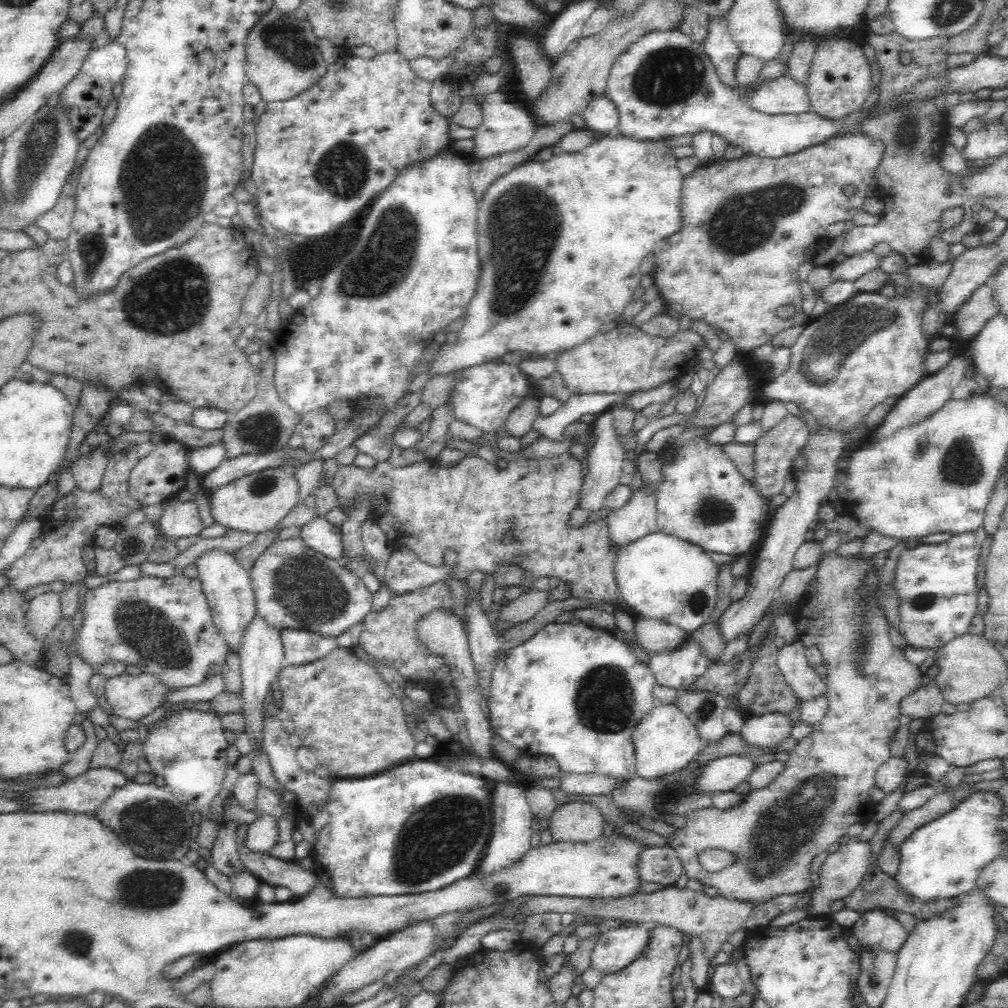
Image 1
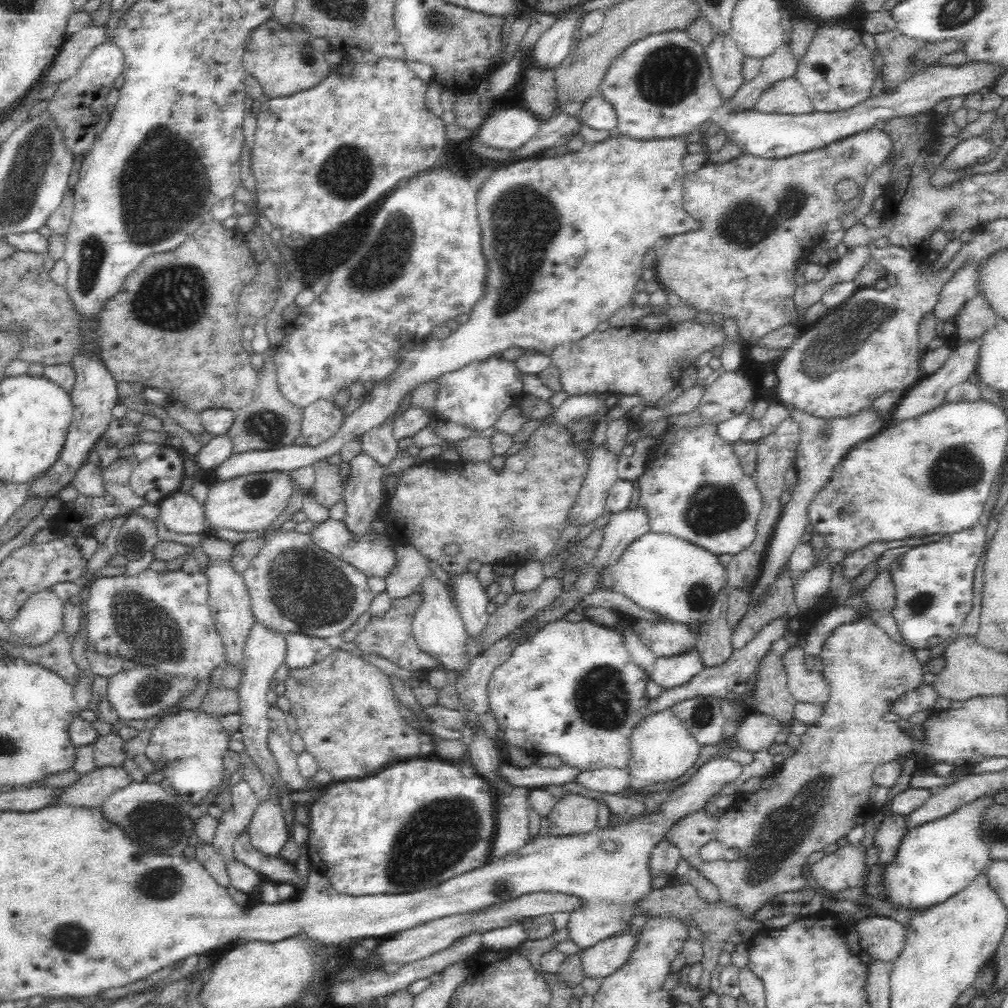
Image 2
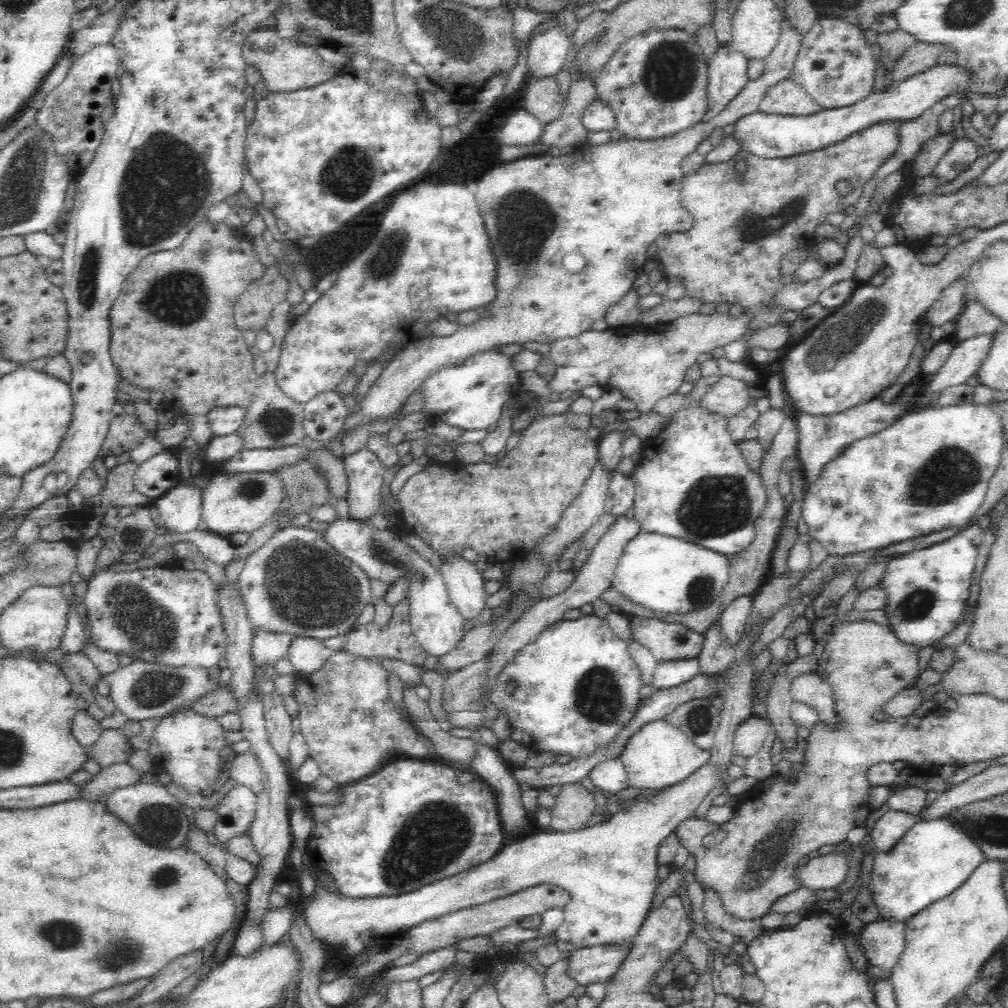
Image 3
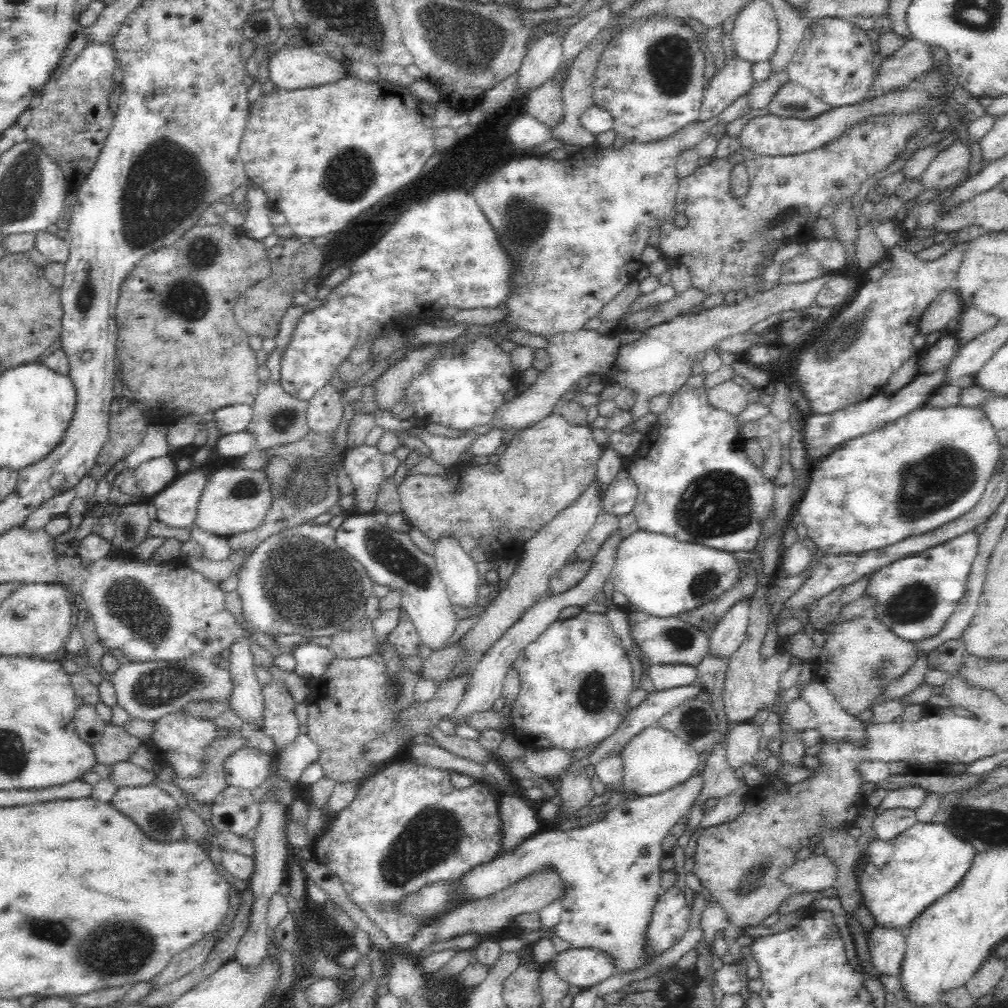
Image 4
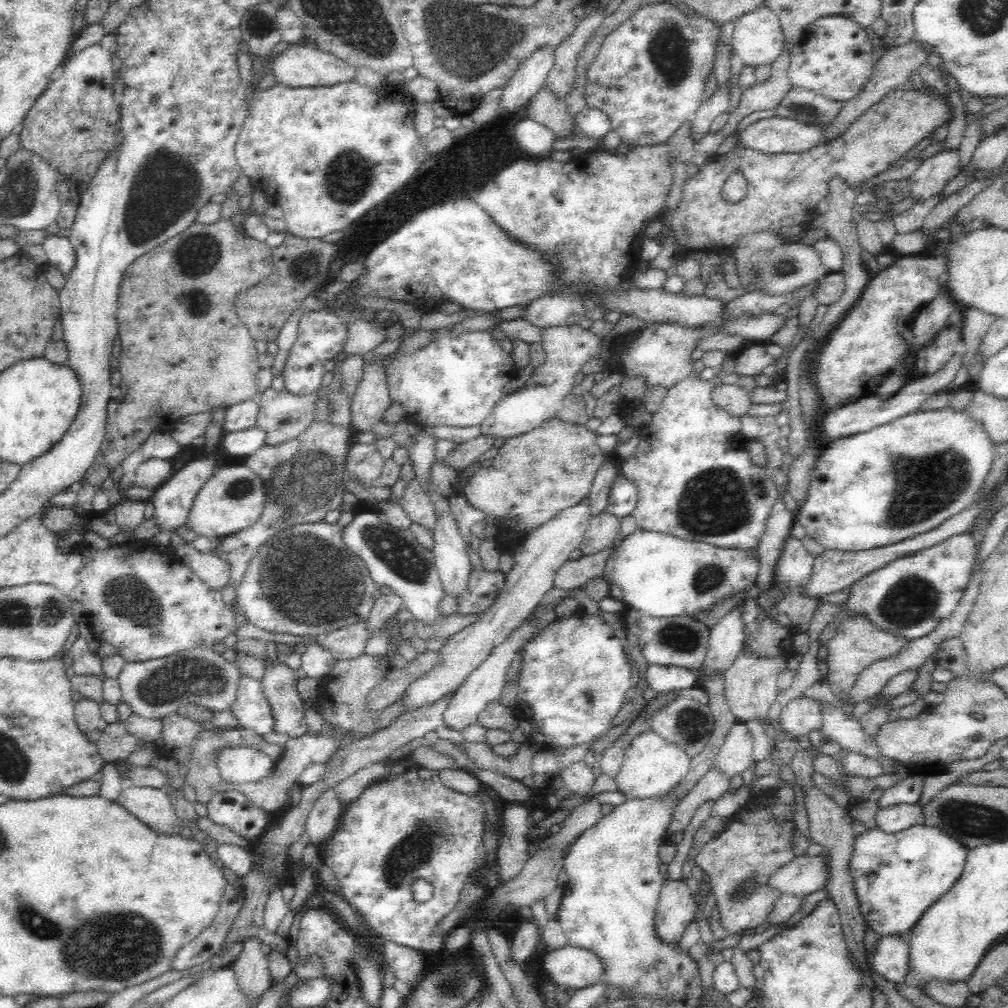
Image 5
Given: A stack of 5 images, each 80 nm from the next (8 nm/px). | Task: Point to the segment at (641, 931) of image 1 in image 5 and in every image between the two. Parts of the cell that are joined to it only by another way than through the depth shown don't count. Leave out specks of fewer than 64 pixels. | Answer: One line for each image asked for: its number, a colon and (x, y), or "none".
2: (607, 956)
3: (598, 963)
4: (584, 967)
5: (569, 967)

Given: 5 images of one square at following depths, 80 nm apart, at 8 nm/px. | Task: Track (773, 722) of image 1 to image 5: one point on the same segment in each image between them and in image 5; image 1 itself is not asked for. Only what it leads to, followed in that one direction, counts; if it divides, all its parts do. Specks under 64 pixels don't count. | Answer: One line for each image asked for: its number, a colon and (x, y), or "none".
2: (755, 731)
3: (751, 735)
4: (744, 739)
5: (735, 757)

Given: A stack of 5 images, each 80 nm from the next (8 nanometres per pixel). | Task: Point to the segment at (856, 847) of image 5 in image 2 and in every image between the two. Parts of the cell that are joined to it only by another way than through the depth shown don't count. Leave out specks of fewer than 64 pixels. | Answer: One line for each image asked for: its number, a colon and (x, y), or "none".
2: (936, 860)
3: (935, 857)
4: (901, 877)

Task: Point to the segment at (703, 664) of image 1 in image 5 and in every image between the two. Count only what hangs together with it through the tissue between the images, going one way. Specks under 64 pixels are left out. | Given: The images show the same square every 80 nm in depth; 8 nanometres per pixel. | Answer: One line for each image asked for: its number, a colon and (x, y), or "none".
2: (669, 671)
3: (667, 674)
4: (663, 676)
5: (661, 679)

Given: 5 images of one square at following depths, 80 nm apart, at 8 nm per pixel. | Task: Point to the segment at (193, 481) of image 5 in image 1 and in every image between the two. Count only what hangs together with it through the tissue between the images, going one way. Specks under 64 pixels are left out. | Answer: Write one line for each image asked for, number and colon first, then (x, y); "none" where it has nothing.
1: (180, 520)
2: (181, 513)
3: (179, 508)
4: (177, 504)

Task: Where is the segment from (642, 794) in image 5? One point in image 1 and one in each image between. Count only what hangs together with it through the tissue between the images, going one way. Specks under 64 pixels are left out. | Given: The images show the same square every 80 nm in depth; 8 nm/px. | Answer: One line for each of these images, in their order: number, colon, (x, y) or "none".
1: (666, 740)
2: (661, 748)
3: (658, 755)
4: (655, 761)

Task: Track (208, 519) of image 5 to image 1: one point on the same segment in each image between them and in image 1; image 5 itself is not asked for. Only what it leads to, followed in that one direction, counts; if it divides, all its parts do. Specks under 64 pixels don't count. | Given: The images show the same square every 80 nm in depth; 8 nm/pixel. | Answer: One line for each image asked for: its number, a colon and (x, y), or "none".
1: (255, 503)
2: (248, 503)
3: (232, 503)
4: (235, 500)

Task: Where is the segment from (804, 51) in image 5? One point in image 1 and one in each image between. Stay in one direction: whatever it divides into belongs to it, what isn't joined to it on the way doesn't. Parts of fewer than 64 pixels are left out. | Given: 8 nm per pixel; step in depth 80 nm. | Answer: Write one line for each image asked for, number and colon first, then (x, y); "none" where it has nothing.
1: (839, 80)
2: (837, 73)
3: (835, 65)
4: (834, 60)

